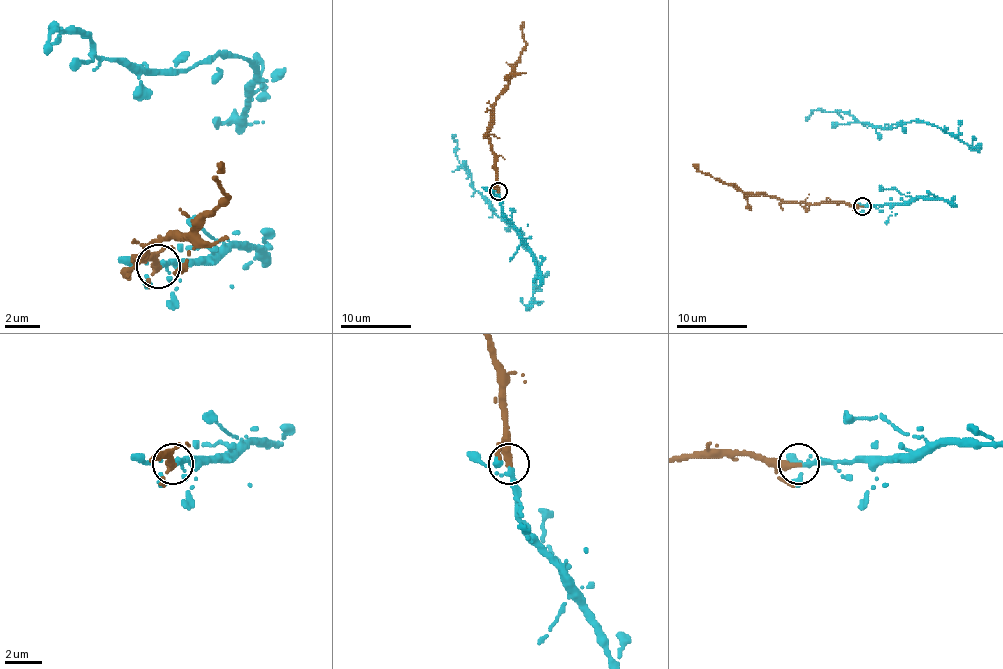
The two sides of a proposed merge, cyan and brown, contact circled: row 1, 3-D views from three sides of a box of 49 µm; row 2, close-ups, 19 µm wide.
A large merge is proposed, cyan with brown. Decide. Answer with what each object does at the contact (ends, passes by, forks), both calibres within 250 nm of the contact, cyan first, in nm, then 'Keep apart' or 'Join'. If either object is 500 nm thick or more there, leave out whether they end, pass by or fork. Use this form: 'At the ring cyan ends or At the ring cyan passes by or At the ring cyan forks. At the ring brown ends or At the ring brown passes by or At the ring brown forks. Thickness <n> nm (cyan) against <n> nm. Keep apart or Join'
At the ring cyan forks. At the ring brown ends. Thickness 180 nm (cyan) against 380 nm. Join

